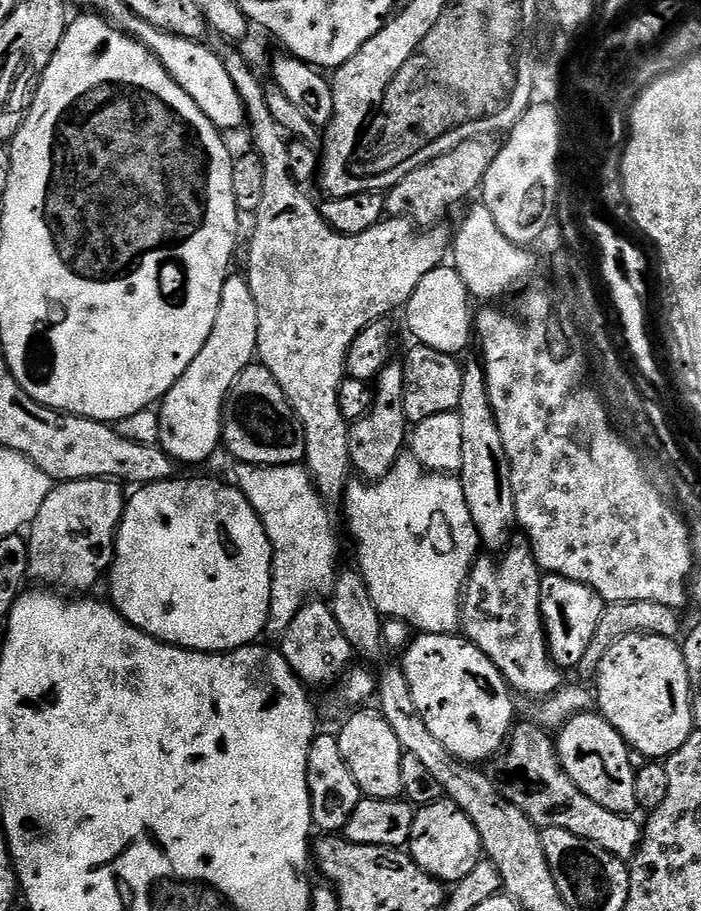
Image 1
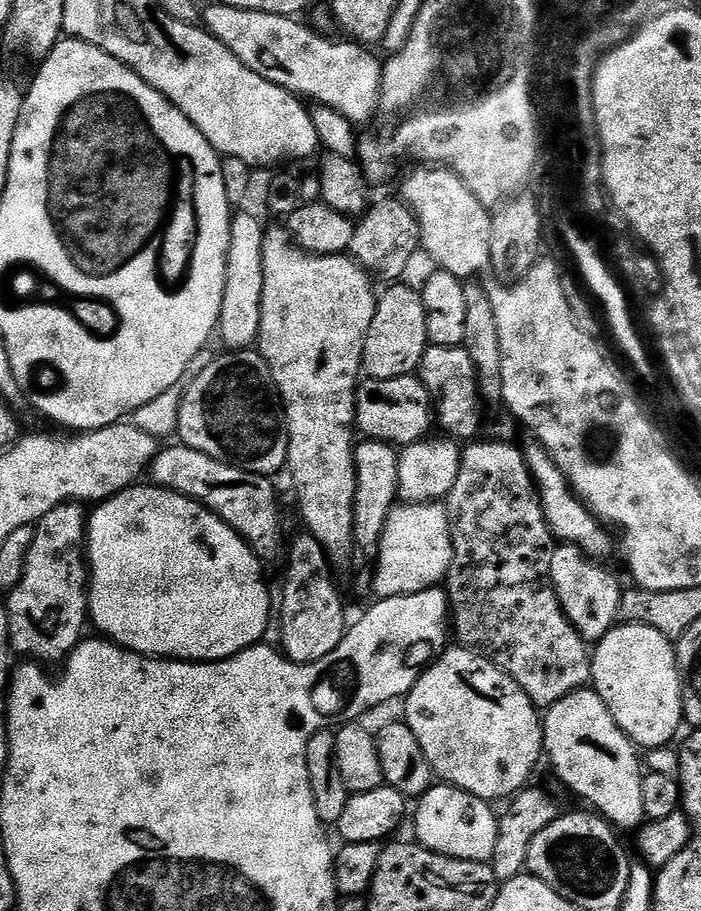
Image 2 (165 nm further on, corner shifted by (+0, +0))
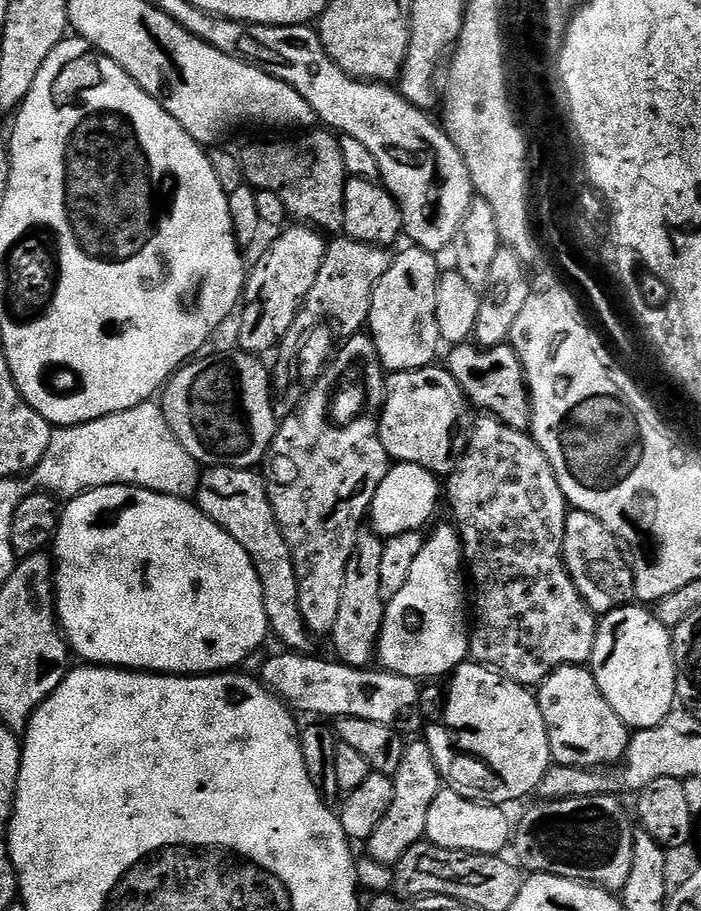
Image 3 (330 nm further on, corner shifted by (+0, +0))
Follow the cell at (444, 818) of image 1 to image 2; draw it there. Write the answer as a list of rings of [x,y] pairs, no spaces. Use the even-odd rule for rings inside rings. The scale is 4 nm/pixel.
[[[443,782],[433,783],[425,796],[416,804],[416,836],[423,848],[450,858],[462,858],[470,862],[491,861],[494,842],[498,842],[497,813],[492,813],[493,805],[461,788]]]

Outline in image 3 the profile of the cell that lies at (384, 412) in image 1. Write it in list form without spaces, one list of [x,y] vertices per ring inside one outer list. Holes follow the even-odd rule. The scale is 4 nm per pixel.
[[[371,530],[361,531],[356,540],[356,552],[346,562],[346,578],[342,578],[342,598],[338,602],[338,622],[334,622],[330,633],[332,648],[335,659],[342,664],[349,664],[351,668],[367,668],[373,663],[376,654],[376,641],[380,635],[382,622],[384,621],[384,606],[386,603],[386,592],[384,596],[384,567],[385,543],[381,537]]]

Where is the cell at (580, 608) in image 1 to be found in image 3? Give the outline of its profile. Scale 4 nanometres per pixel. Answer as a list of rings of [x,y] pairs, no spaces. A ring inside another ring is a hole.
[[[569,511],[564,531],[564,565],[578,594],[586,602],[588,609],[594,613],[612,612],[615,608],[623,608],[625,604],[631,604],[636,600],[636,580],[632,577],[629,561],[622,555],[620,541],[613,532],[606,530],[602,522],[598,522],[598,518],[594,518],[594,514]]]

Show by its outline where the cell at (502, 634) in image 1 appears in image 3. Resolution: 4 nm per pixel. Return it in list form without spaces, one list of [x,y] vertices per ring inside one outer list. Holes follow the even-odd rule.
[[[487,414],[479,417],[481,420],[471,425],[468,433],[468,447],[456,464],[456,469],[448,473],[446,477],[446,508],[452,511],[451,523],[460,536],[460,547],[464,549],[464,563],[467,575],[470,577],[470,588],[476,591],[476,608],[474,604],[474,623],[470,628],[468,651],[475,663],[491,668],[513,680],[515,684],[521,684],[523,688],[535,689],[556,668],[567,664],[587,665],[592,658],[594,650],[594,638],[598,623],[597,613],[588,609],[586,602],[578,594],[574,582],[564,565],[564,531],[566,530],[566,518],[570,511],[570,505],[564,499],[562,486],[558,486],[558,478],[542,450],[536,444],[535,438],[528,432],[519,432],[503,424],[494,416]]]

